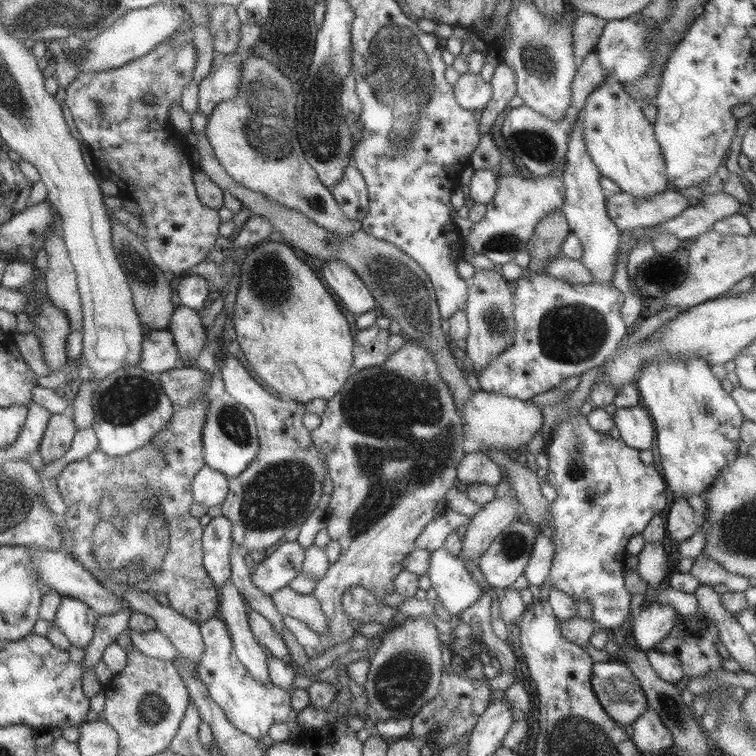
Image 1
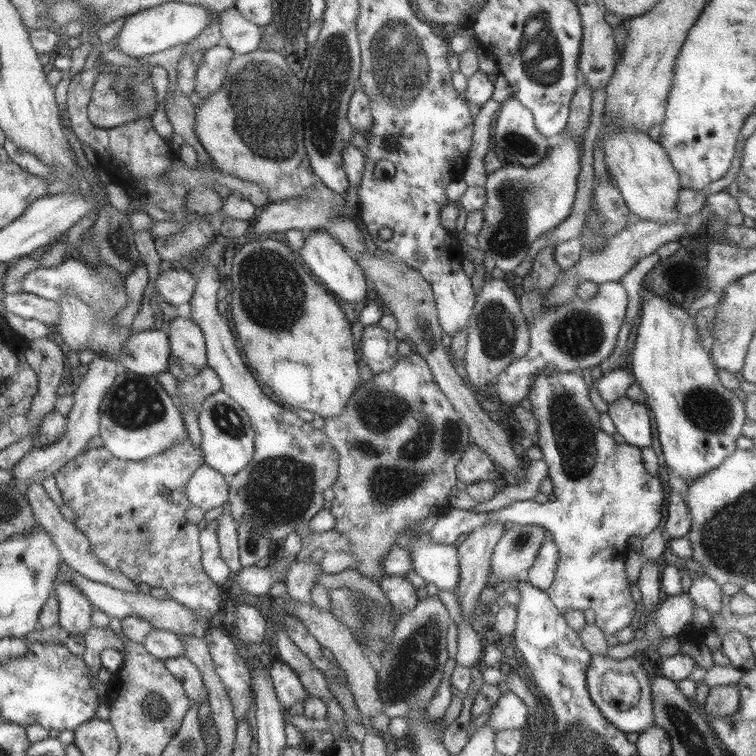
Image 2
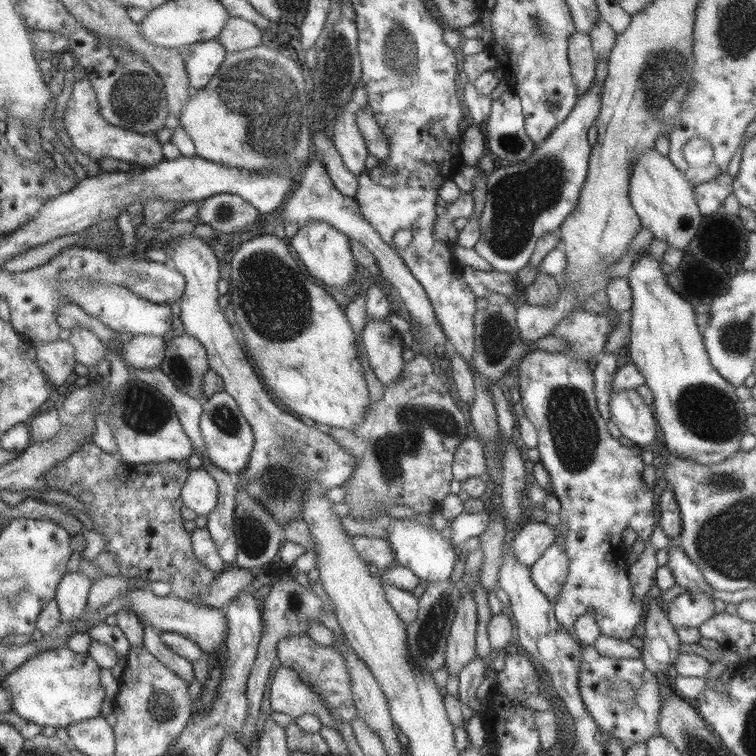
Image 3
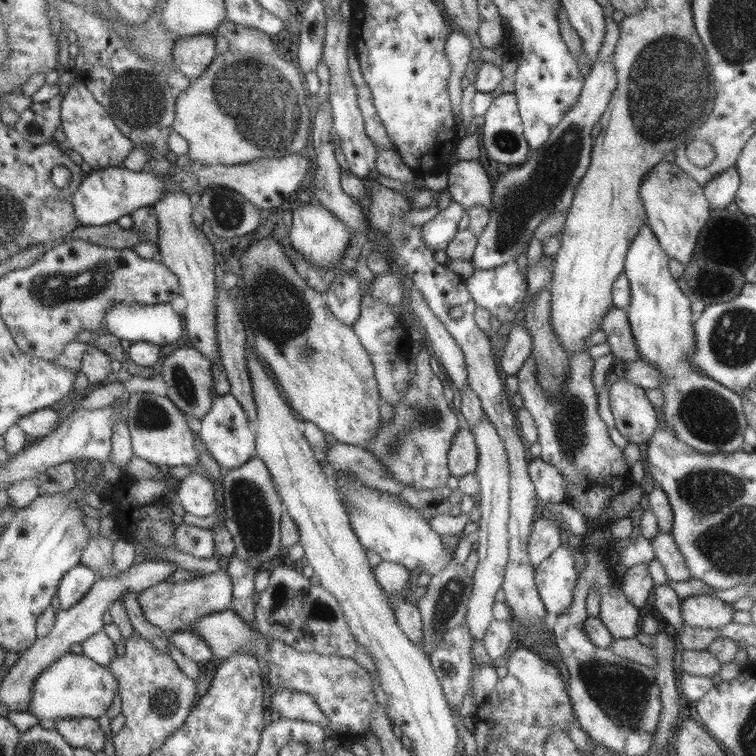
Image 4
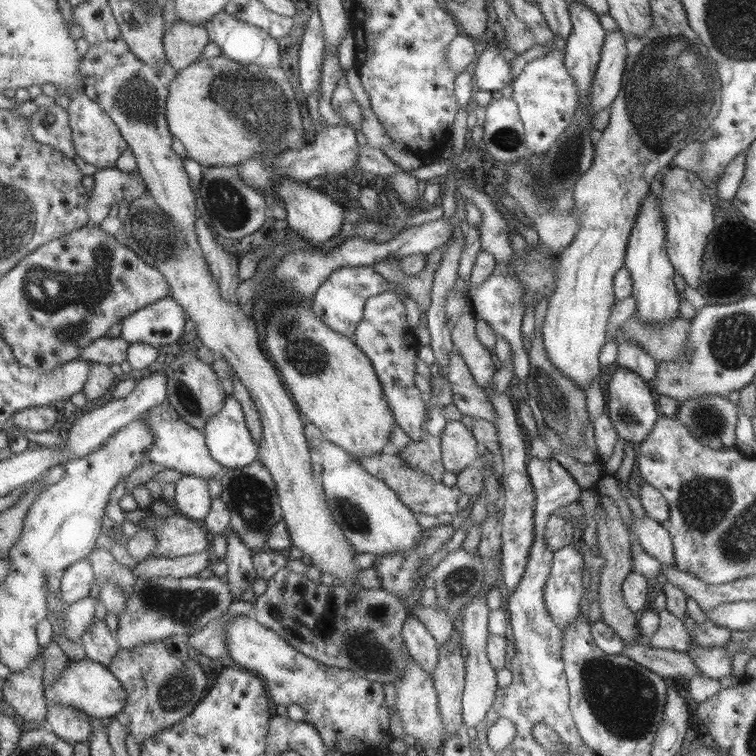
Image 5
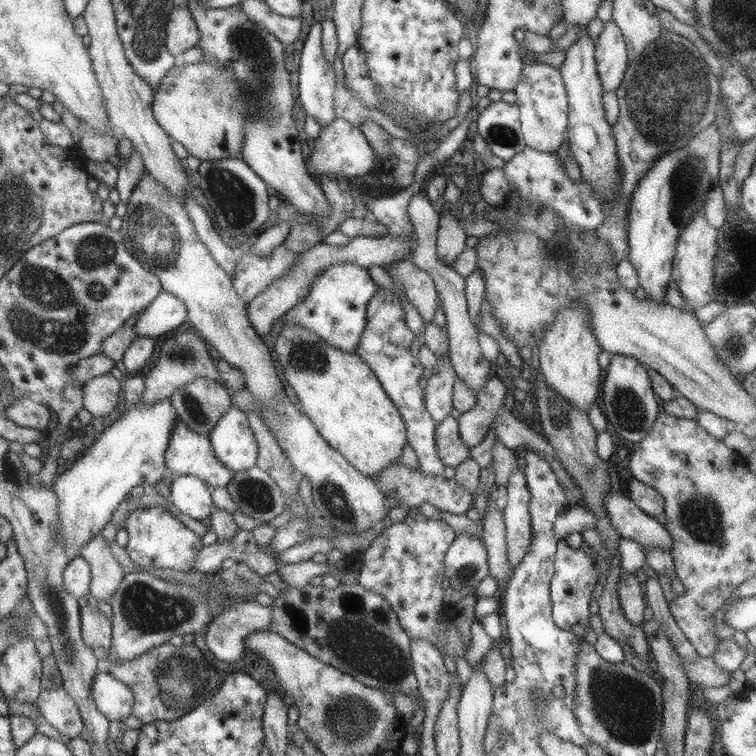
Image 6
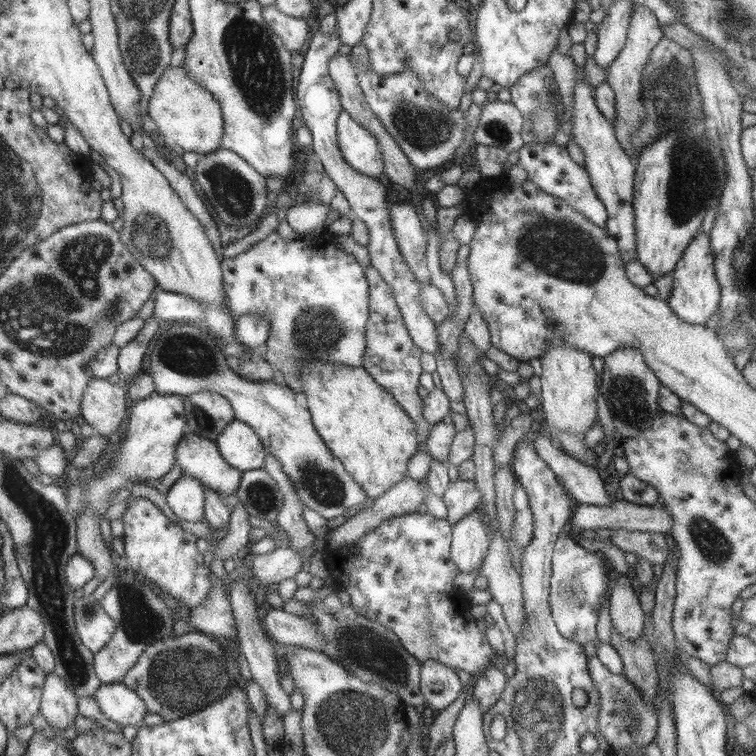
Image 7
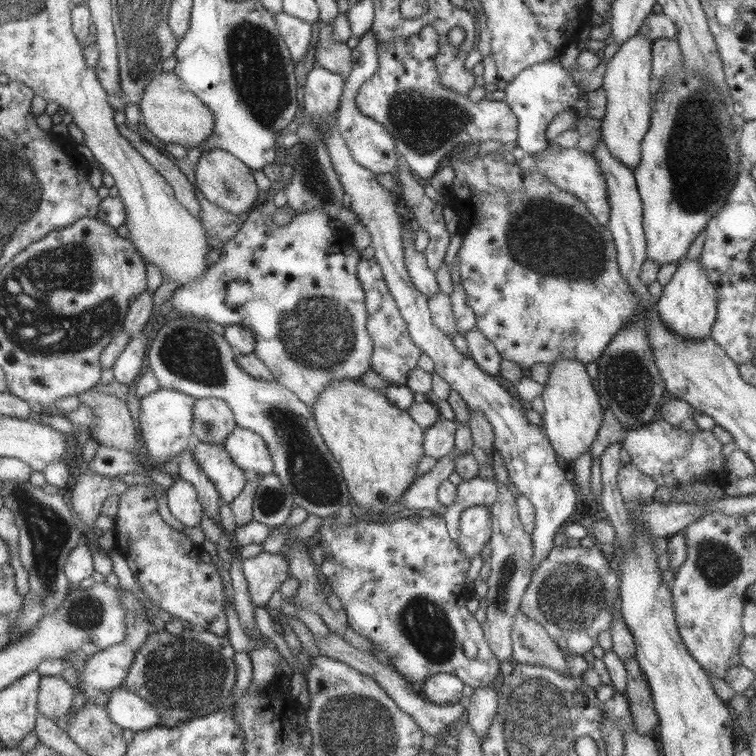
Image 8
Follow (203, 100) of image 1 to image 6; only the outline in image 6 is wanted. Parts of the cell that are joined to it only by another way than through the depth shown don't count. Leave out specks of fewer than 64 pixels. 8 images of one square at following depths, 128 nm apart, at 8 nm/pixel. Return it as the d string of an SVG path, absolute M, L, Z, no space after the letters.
M174 7L167 24L167 49L177 58L188 48L196 47L200 33L191 10L187 7Z

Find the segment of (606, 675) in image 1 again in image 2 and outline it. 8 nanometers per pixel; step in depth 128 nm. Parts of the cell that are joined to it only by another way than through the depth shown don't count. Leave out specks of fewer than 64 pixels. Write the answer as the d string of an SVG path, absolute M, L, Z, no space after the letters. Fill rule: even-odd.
M592 656L590 659L588 670L586 673L587 679L587 689L590 698L593 703L600 709L600 712L604 715L606 720L609 720L616 728L619 728L622 732L627 735L630 733L636 733L639 735L641 732L648 730L653 724L655 724L655 716L653 711L653 694L651 689L651 676L644 669L641 662L635 662L632 660L620 662L616 659L611 659L608 656ZM613 670L622 673L622 678L616 678L616 682L606 682L608 678L604 676L606 672ZM636 678L636 686L632 686L632 698L636 698L640 694L639 702L630 702L630 708L628 708L628 702L614 702L614 688L612 686L618 686L618 682L628 682ZM602 686L606 686L606 692L602 694ZM608 694L608 696L606 696Z

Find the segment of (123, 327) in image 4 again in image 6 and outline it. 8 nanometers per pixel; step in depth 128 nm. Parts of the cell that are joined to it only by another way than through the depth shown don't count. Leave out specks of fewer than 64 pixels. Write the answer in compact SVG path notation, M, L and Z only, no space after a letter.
M163 290L139 313L134 330L137 330L137 337L156 341L161 336L166 338L170 333L176 332L187 318L186 303Z

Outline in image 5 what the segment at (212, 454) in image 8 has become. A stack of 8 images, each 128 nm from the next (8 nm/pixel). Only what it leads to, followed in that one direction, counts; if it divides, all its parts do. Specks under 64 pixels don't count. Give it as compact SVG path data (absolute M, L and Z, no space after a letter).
M167 401L152 407L148 413L144 413L144 416L141 417L144 422L149 424L155 436L154 444L149 448L149 460L152 463L160 468L174 469L183 475L193 475L206 481L218 476L222 466L212 458L203 431L192 428Z

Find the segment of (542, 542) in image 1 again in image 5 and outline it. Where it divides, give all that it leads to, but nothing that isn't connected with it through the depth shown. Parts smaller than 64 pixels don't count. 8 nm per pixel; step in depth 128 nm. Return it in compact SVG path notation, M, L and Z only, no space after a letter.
M566 544L555 550L546 586L546 610L560 628L574 623L580 615L580 602L584 594L584 558L576 545Z

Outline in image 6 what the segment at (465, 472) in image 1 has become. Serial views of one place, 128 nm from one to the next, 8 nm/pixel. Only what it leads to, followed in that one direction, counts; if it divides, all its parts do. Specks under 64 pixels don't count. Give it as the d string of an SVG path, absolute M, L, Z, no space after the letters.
M451 415L435 426L435 441L441 462L448 467L458 467L468 457L468 448L459 437L459 422Z

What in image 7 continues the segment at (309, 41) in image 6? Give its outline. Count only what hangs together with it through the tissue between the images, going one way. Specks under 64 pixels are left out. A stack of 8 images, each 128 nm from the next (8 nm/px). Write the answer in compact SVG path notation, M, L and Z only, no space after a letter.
M336 29L331 35L317 31L309 43L309 49L305 55L303 69L298 80L298 106L302 111L304 124L308 127L314 142L310 145L317 154L320 163L325 168L329 179L344 193L351 206L353 217L365 222L369 230L370 242L367 248L371 256L371 265L378 270L382 278L391 286L395 301L402 313L406 329L412 341L423 352L436 355L440 351L438 342L437 324L428 316L419 301L421 283L416 280L408 263L402 256L396 240L391 221L391 202L388 201L386 186L374 177L362 174L352 168L342 154L338 135L336 132L337 118L343 111L341 96L336 83L329 73L328 61L331 56L338 53L342 46L340 31Z

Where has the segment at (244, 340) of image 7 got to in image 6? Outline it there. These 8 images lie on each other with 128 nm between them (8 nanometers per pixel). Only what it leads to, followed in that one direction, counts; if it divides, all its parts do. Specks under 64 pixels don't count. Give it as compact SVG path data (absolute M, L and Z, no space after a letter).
M388 234L380 238L368 237L364 235L352 237L352 240L346 246L330 246L324 242L315 244L312 248L301 253L297 258L297 264L291 270L290 274L275 280L260 296L257 296L252 302L247 304L247 317L254 331L258 336L264 337L272 330L272 325L280 316L284 316L291 308L302 302L308 294L309 284L312 279L327 266L336 264L337 262L353 262L358 263L364 268L368 268L371 264L383 266L383 264L392 264L398 260L408 258L409 252L412 252L416 240L405 240L399 236L390 236Z

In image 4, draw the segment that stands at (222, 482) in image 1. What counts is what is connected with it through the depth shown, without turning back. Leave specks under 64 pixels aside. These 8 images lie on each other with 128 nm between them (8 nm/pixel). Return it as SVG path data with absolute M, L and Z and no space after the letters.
M194 473L180 482L177 496L184 510L194 516L210 516L220 506L212 482Z

